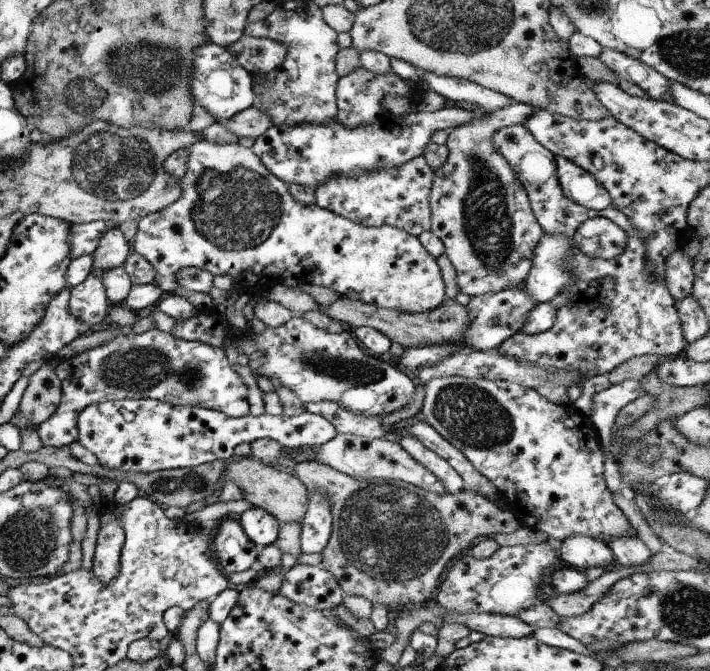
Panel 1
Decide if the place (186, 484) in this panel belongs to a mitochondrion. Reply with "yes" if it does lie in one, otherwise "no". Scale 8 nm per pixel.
yes

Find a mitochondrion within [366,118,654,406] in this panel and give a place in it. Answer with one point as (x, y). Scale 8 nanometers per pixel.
(486, 220)

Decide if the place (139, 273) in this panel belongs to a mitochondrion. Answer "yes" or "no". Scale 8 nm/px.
no

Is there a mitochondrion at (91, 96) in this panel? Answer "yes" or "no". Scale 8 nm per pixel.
yes

